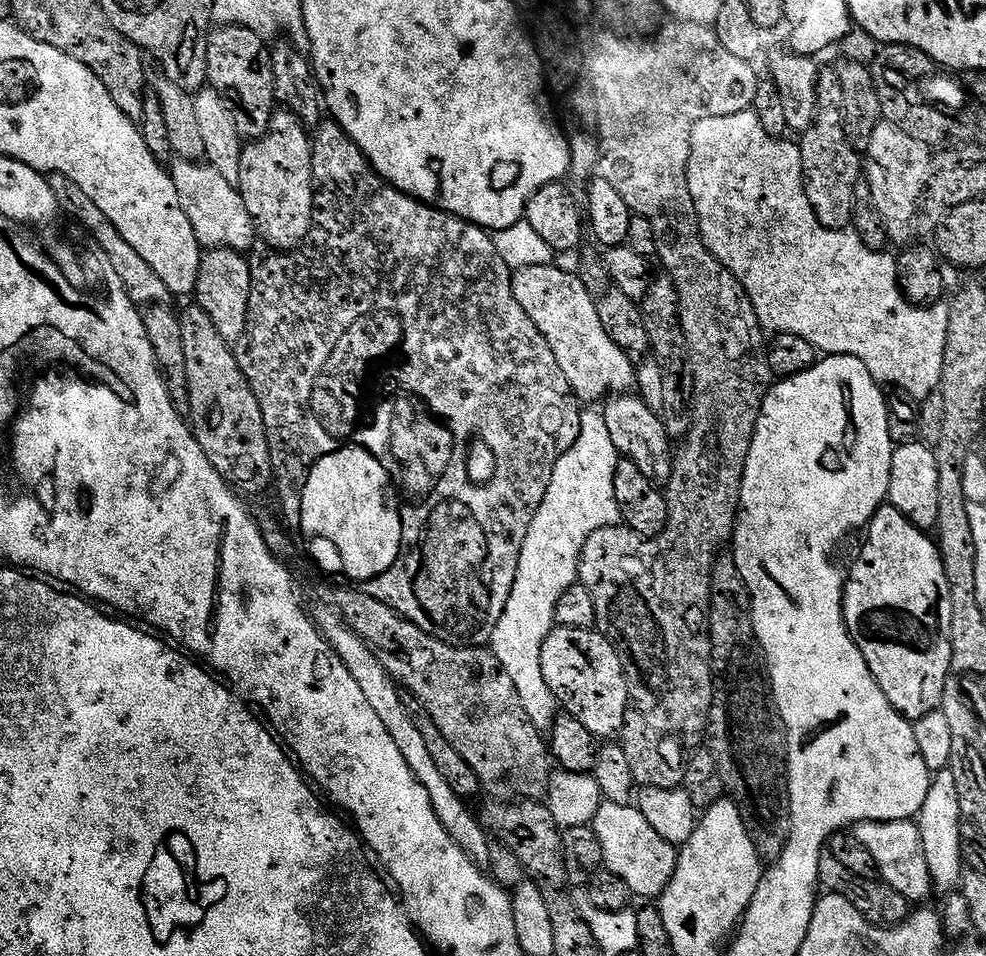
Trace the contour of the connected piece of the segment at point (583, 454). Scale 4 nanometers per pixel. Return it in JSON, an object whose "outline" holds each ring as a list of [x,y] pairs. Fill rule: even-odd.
{"outline":[[[596,410],[577,415],[576,429],[577,442],[556,461],[547,492],[528,524],[526,538],[520,547],[514,586],[488,643],[493,659],[502,666],[507,678],[516,682],[523,713],[533,719],[542,717],[546,726],[553,723],[552,714],[558,710],[558,698],[542,676],[541,646],[555,627],[559,601],[577,583],[581,556],[591,538],[599,529],[612,527],[622,520],[614,486],[620,457],[613,448],[603,413]],[[572,469],[575,482],[568,482],[568,470]]]}

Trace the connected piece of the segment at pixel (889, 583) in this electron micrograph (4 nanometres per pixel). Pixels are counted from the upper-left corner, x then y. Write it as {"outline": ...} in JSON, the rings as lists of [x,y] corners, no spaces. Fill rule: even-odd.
{"outline":[[[881,506],[866,525],[867,532],[860,557],[852,573],[846,576],[844,624],[893,711],[905,720],[915,722],[941,707],[940,699],[949,687],[948,674],[952,671],[952,646],[942,631],[942,624],[940,628],[940,588],[945,587],[944,560],[937,541],[915,528],[897,508]]]}

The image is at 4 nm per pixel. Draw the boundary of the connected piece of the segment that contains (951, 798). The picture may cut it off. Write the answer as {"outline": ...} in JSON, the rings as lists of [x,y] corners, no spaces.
{"outline":[[[950,768],[937,771],[929,783],[926,801],[923,802],[922,810],[916,818],[916,825],[931,883],[936,888],[946,890],[945,892],[952,892],[958,888],[954,880],[958,878],[958,871],[964,867],[960,820],[962,821],[962,813],[955,771]]]}

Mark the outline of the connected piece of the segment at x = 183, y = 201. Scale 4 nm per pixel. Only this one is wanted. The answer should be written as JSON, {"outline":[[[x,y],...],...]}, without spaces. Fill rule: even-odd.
{"outline":[[[176,162],[170,168],[172,189],[176,192],[176,203],[184,211],[184,217],[192,228],[201,249],[231,249],[243,253],[254,240],[254,222],[248,217],[243,200],[233,181],[227,180],[216,168],[207,168],[204,162]]]}

